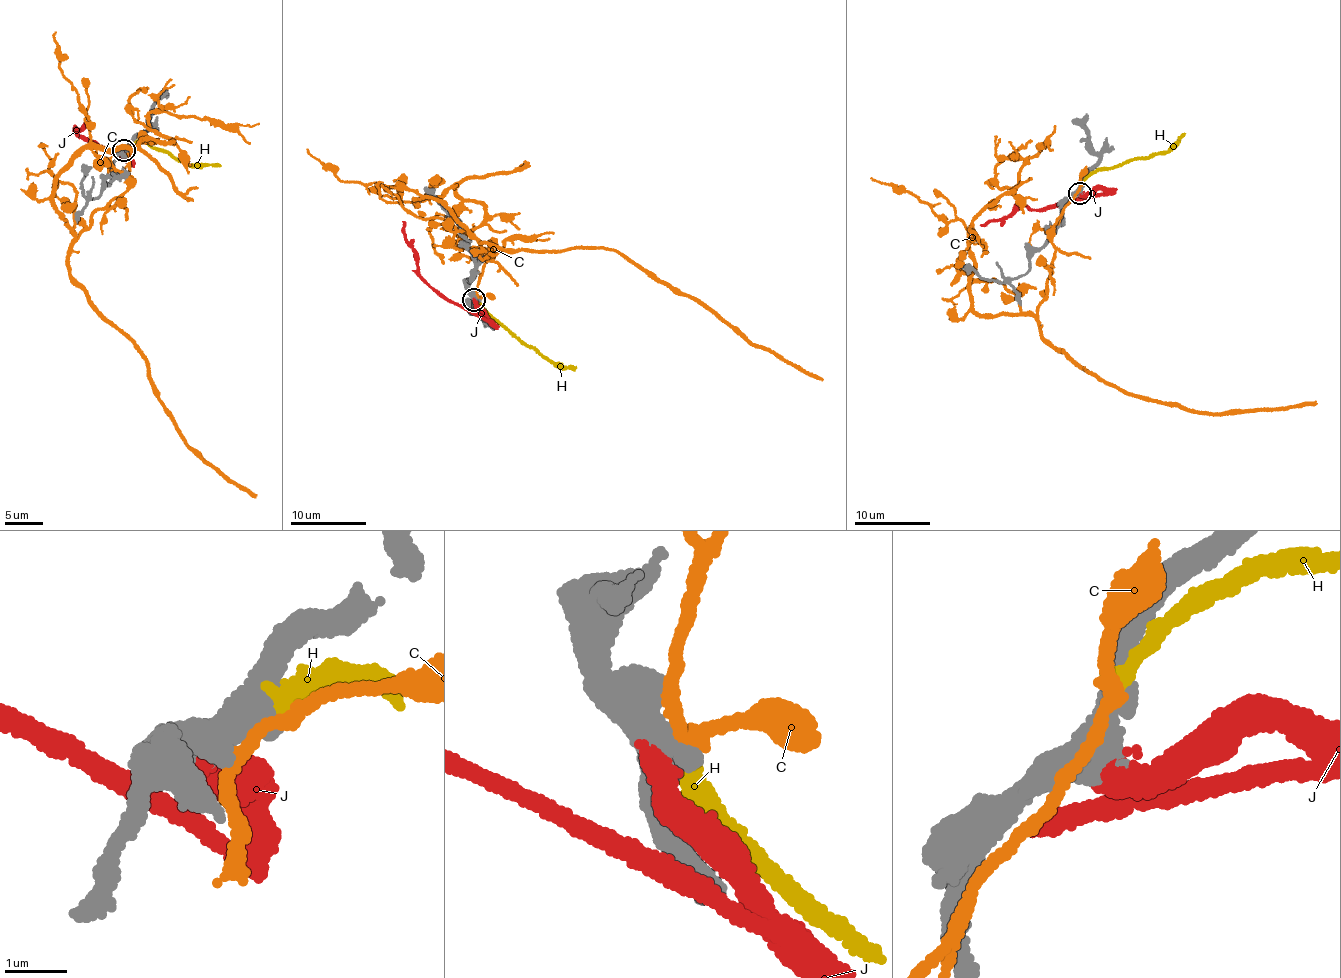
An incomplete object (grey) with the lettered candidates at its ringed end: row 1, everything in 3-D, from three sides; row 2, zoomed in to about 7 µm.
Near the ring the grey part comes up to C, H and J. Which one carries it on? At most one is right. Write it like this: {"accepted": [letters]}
{"accepted": ["J"]}

